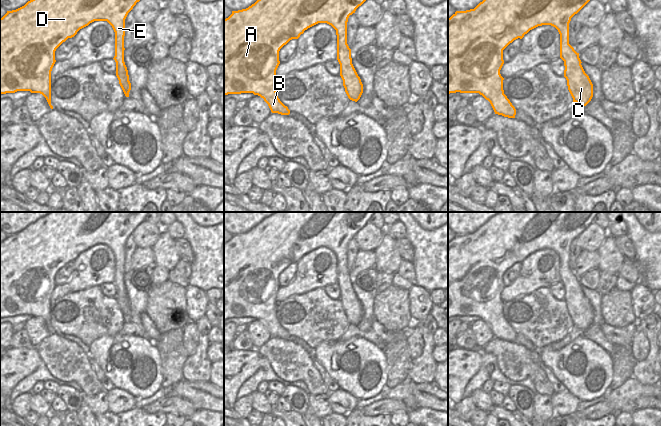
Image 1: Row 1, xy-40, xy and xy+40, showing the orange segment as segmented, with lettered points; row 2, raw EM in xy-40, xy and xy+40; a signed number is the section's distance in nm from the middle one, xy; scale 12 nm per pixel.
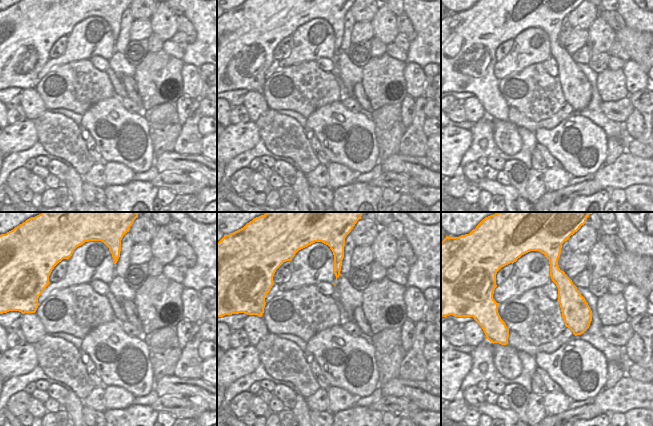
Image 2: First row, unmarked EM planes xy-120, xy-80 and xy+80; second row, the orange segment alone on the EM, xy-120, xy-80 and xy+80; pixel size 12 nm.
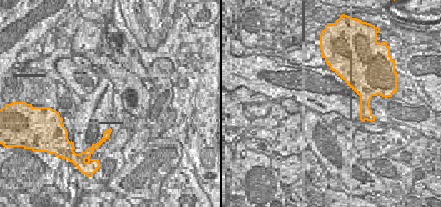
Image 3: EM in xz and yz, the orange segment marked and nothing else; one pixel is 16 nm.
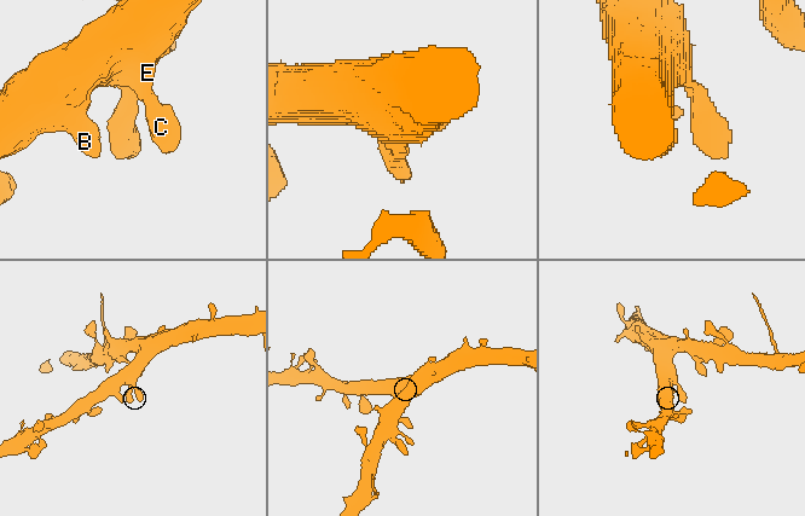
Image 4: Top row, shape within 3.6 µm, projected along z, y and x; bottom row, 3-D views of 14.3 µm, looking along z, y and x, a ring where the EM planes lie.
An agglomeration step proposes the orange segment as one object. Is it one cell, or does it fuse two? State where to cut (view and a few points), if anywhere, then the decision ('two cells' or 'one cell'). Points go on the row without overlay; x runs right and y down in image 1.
no cut; one cell

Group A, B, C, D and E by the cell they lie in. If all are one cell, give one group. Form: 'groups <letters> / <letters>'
groups A B C D E

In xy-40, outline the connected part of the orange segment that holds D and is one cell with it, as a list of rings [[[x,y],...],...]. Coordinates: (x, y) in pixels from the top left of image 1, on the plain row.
[[[50,212],[24,230],[7,235],[0,242],[0,318],[30,315],[42,318],[51,333],[51,295],[56,286],[55,275],[68,262],[94,245],[107,245],[115,256],[116,300],[126,321],[129,321],[131,307],[124,286],[125,243],[137,226],[145,220],[148,212]]]

